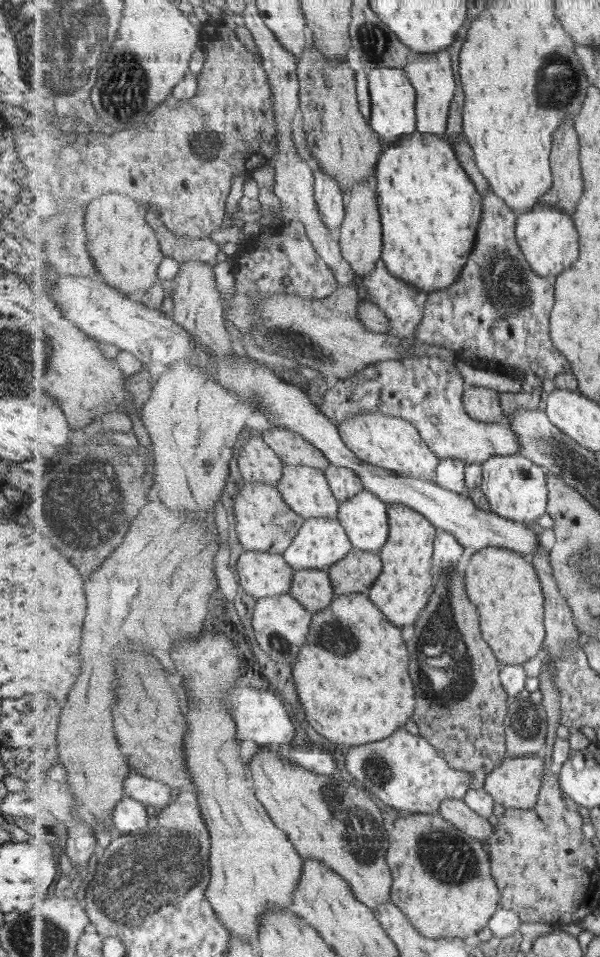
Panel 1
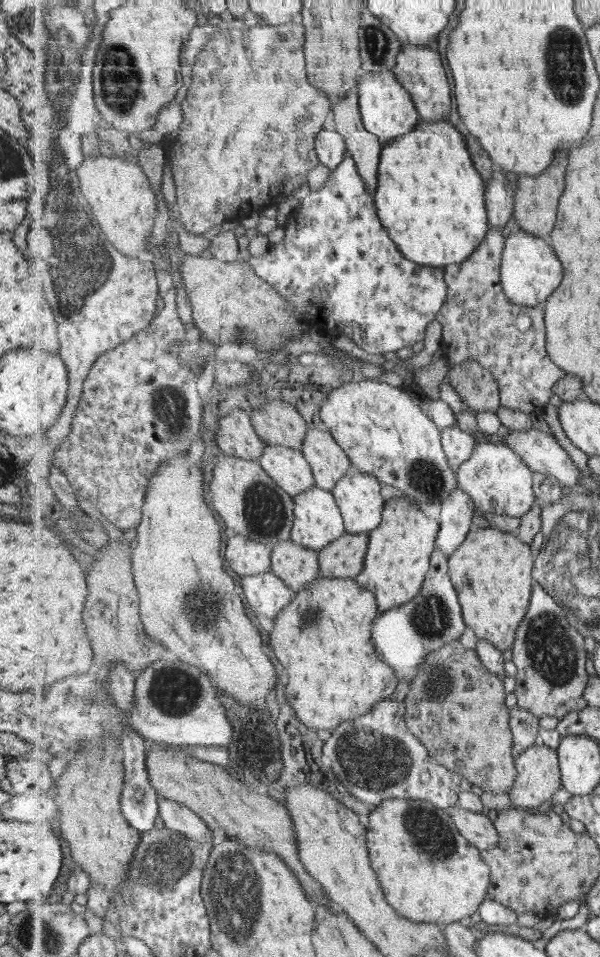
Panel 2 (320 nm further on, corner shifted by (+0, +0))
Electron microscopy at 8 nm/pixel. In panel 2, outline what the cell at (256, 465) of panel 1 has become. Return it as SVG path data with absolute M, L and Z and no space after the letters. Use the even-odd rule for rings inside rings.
M234 405L227 416L219 418L216 444L225 455L259 461L267 443L257 434L250 411Z

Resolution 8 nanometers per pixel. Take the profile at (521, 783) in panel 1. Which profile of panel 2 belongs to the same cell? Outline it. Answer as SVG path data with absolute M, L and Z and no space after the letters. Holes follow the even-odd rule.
M542 742L516 757L516 767L518 775L509 798L519 808L536 810L563 787L558 750Z

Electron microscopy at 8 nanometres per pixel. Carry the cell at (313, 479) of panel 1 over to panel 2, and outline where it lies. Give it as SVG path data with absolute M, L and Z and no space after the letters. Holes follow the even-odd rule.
M267 444L259 461L273 481L291 497L297 497L309 488L317 487L312 465L302 449Z

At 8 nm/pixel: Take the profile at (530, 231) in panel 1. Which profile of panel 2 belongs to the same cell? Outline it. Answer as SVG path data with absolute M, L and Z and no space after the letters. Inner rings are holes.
M518 229L506 238L501 275L504 291L509 300L519 306L541 307L543 302L559 288L563 280L563 266L550 240L536 238Z

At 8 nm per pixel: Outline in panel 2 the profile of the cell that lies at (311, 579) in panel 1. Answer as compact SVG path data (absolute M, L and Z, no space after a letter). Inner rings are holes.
M292 540L272 548L271 567L273 573L297 592L321 576L319 553L311 548L303 548Z

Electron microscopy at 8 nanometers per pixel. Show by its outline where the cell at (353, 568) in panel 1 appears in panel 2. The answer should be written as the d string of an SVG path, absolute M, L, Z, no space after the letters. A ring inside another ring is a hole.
M345 532L341 538L319 553L320 574L330 579L355 579L364 570L365 557L368 555L370 536Z

